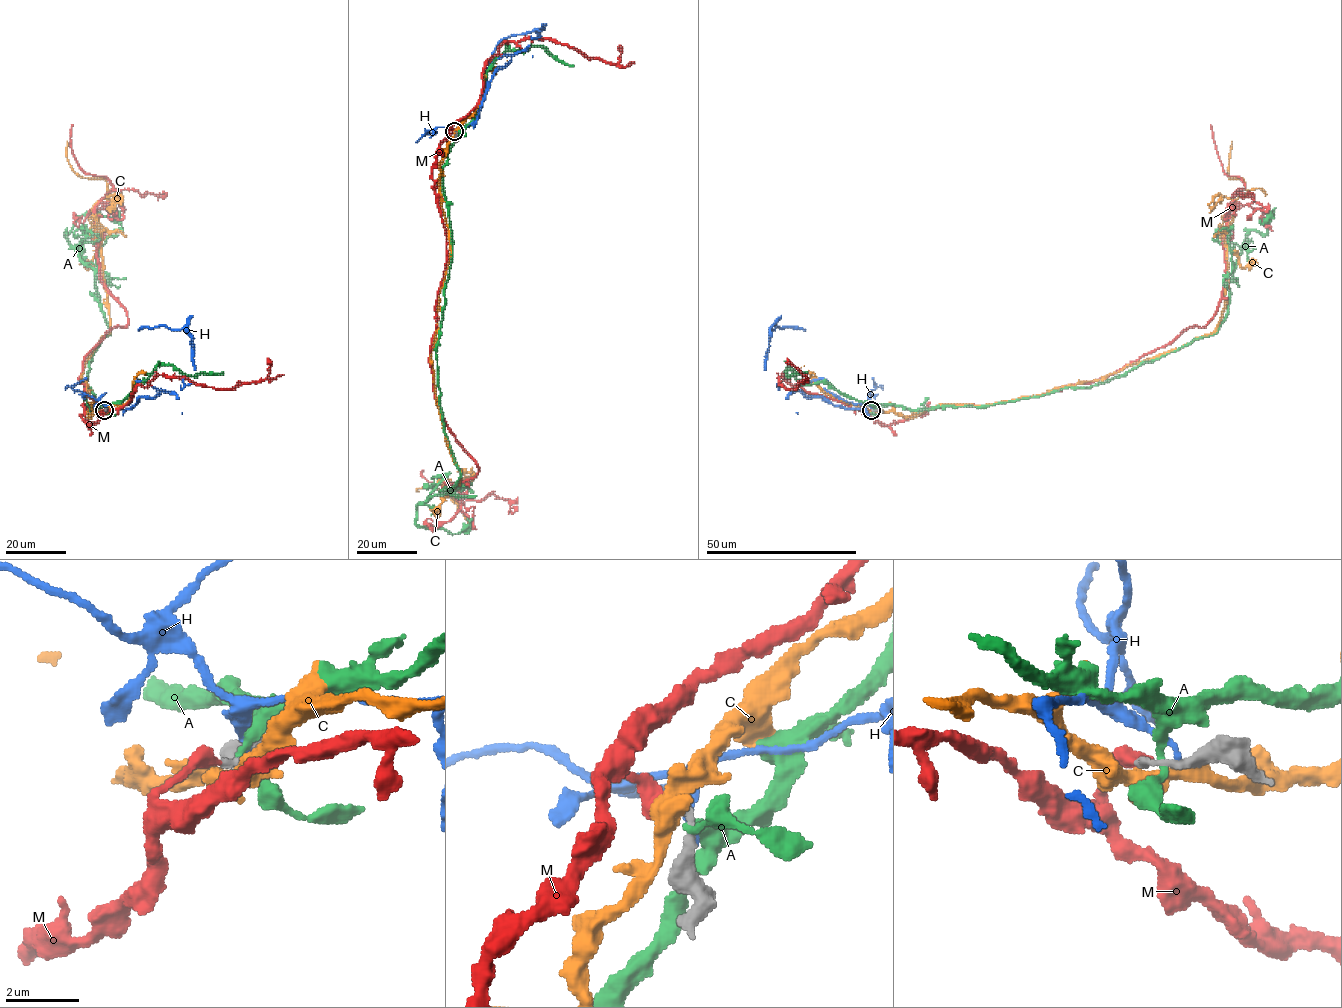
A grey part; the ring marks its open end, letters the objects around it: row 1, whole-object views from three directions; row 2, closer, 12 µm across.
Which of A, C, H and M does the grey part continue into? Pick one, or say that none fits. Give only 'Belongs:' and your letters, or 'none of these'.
Belongs: M

